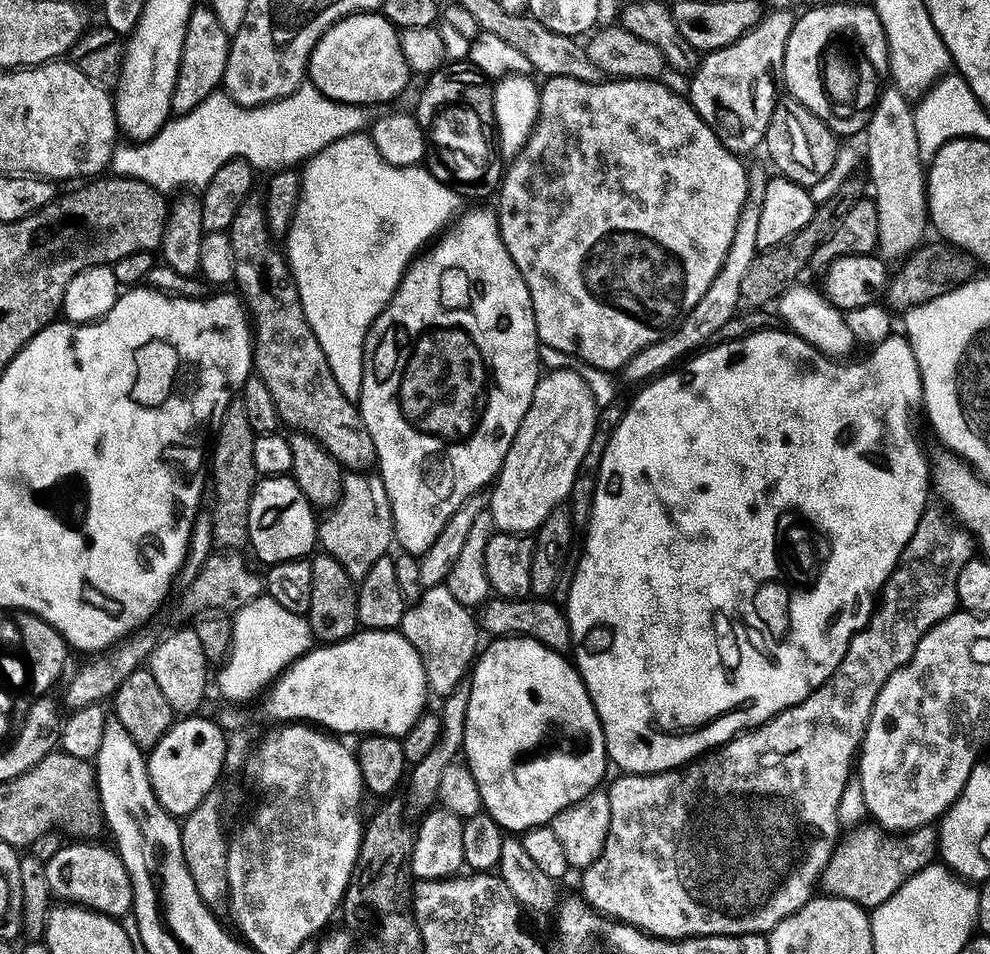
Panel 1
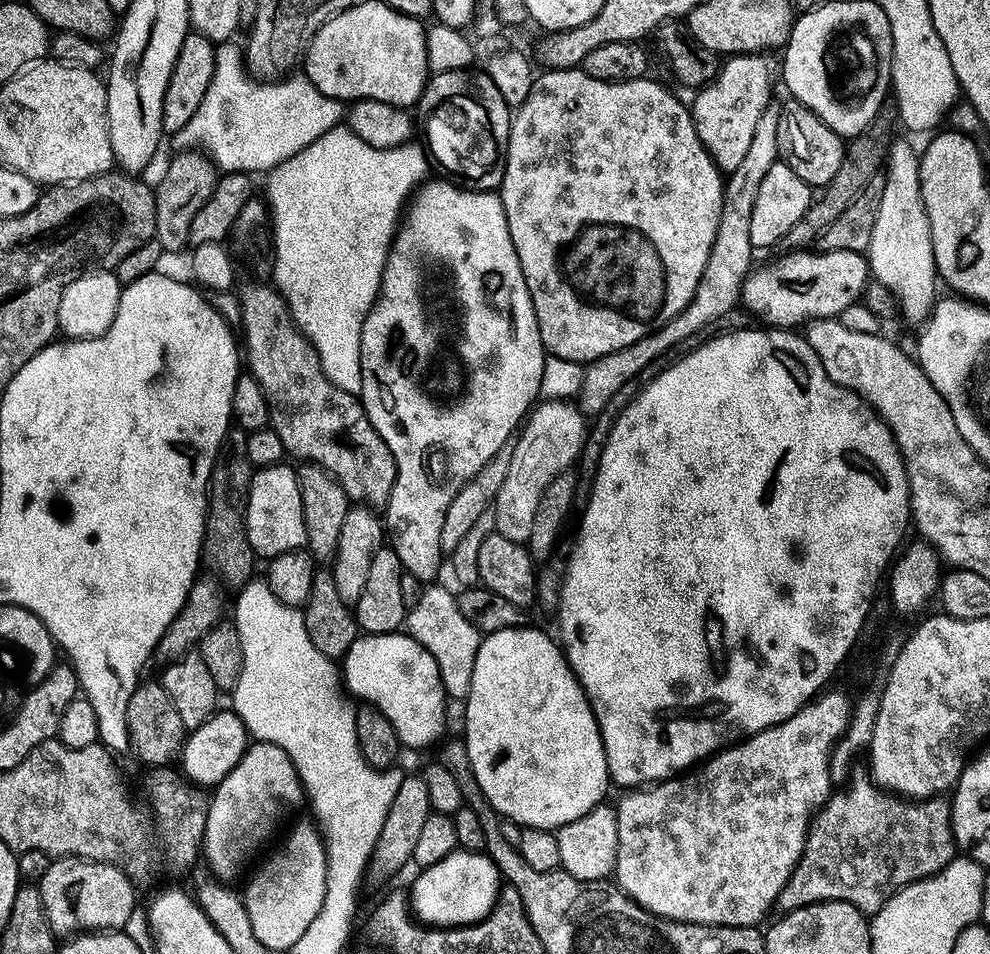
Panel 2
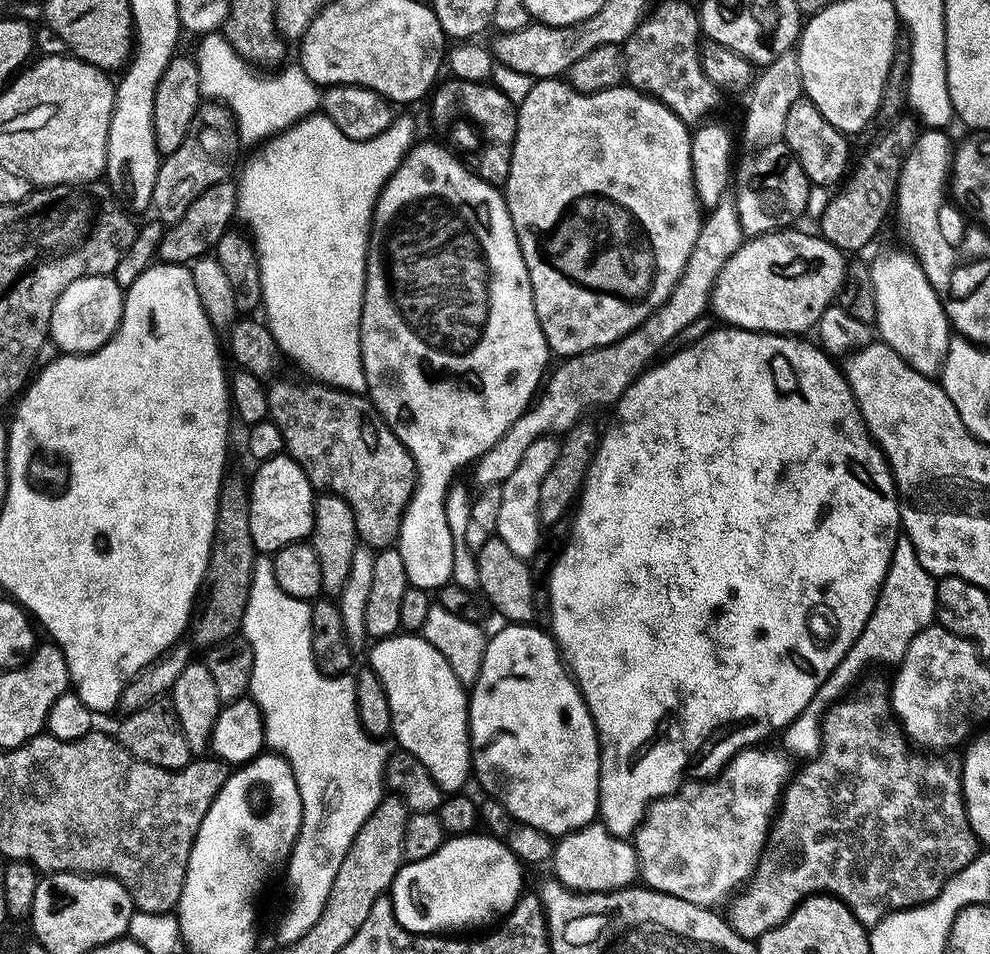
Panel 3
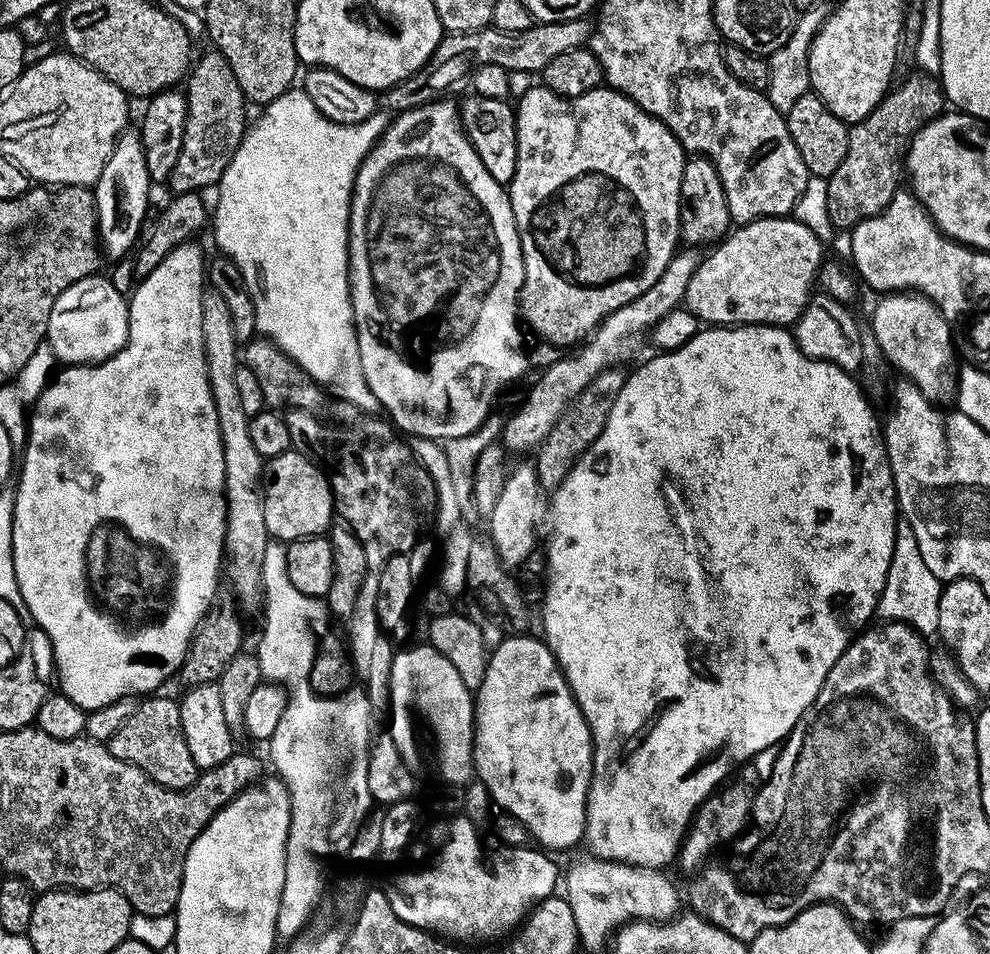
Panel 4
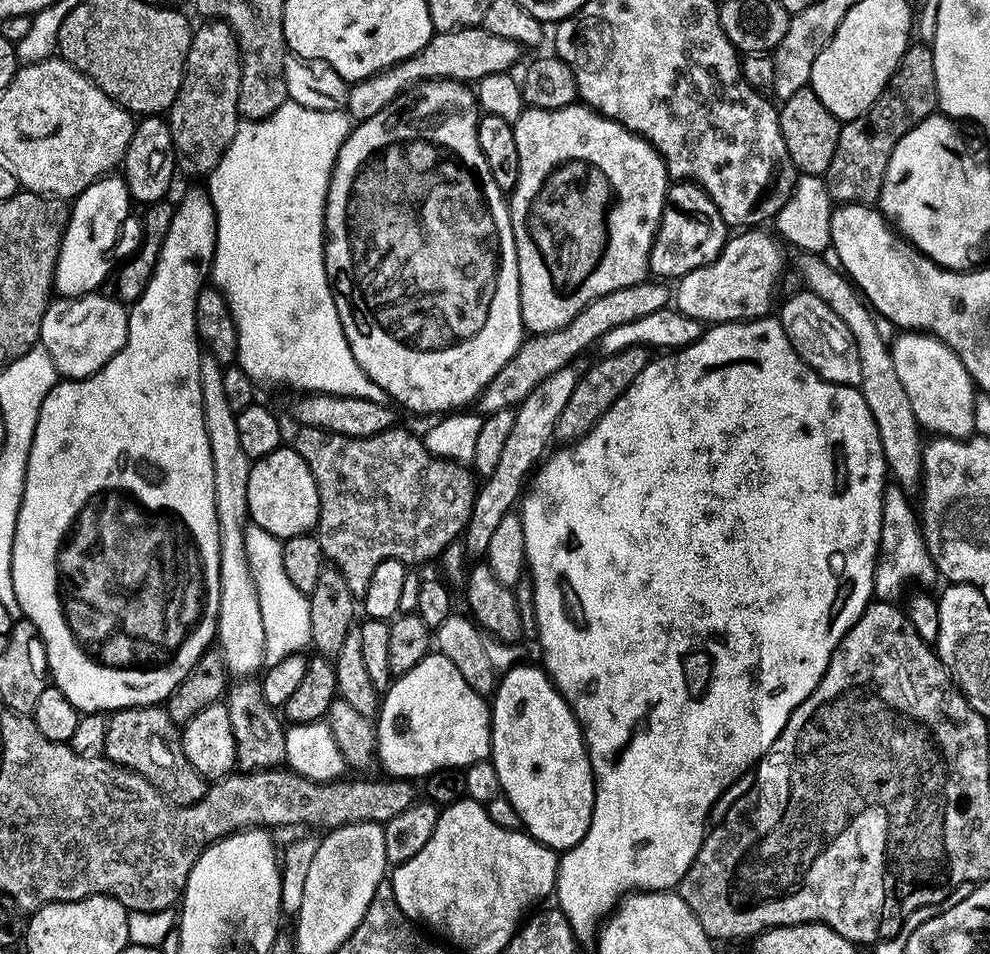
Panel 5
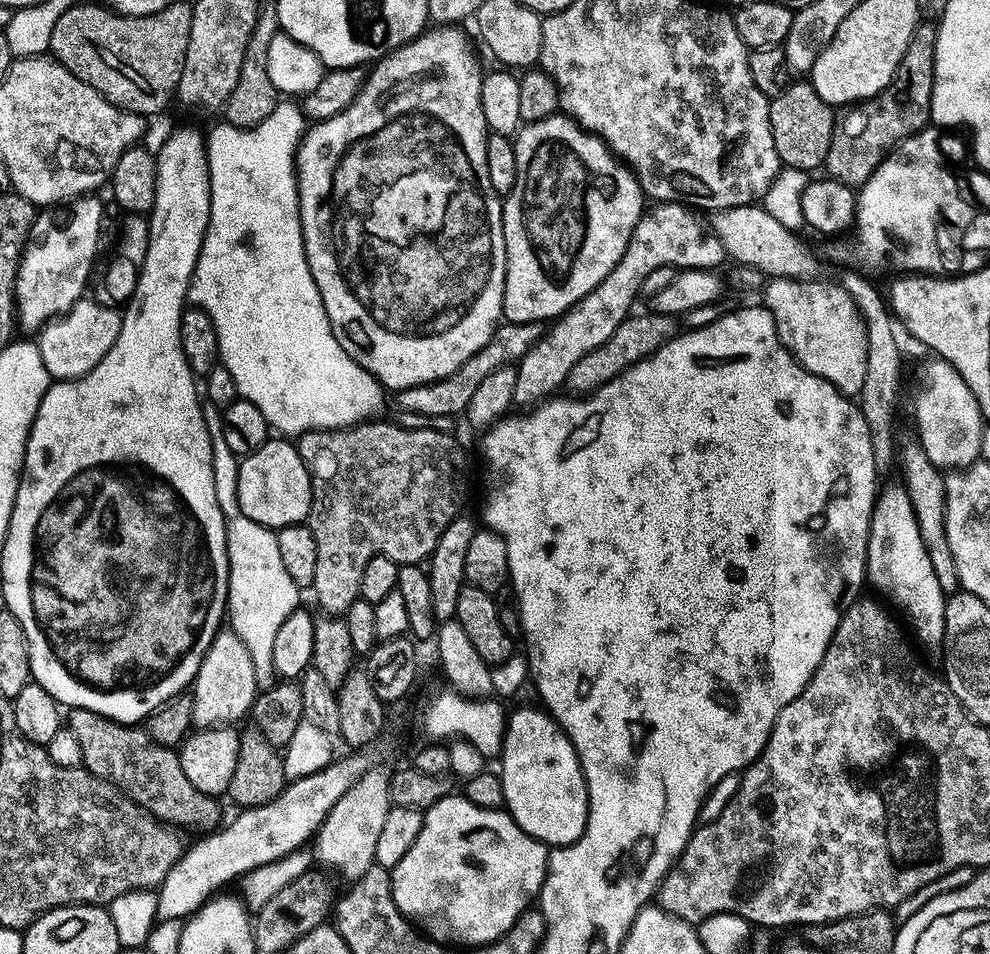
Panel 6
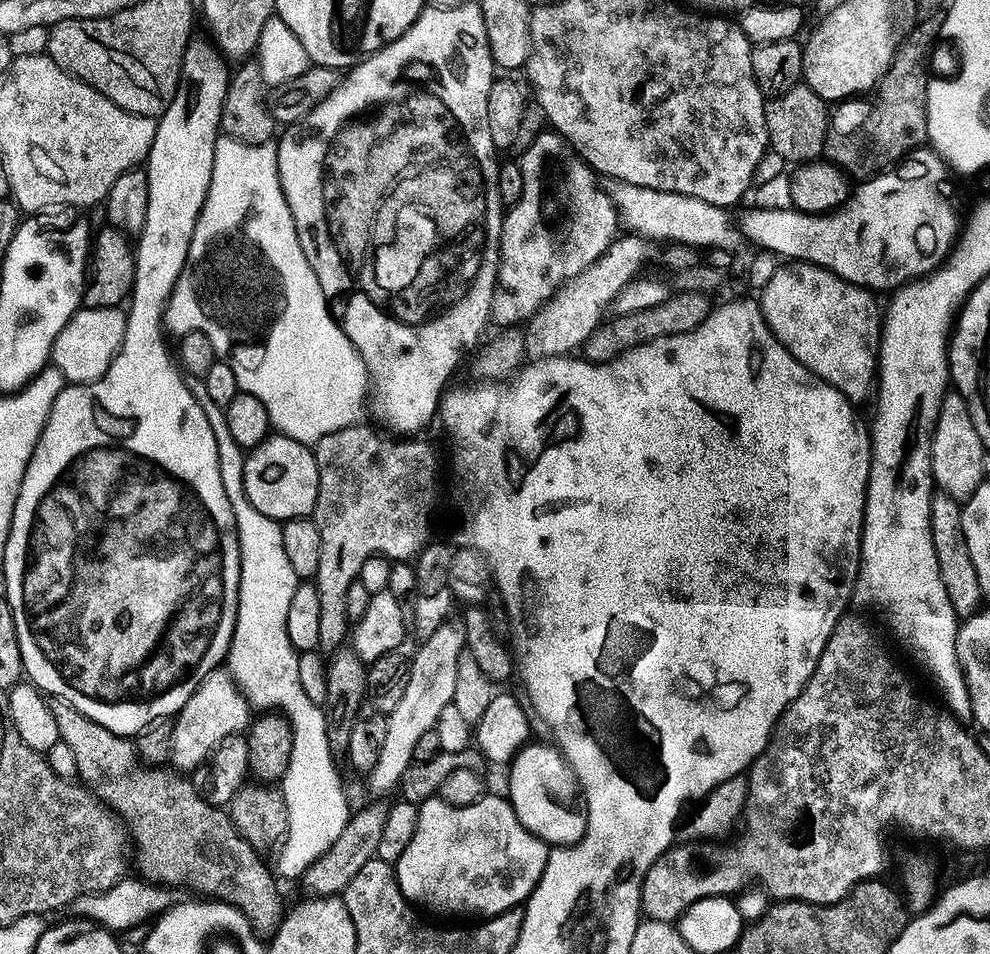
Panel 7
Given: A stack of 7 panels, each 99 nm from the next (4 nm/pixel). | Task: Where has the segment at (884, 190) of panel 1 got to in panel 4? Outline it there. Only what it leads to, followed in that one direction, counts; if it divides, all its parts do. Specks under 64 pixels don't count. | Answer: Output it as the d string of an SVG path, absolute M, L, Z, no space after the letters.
M888 294L872 312L871 335L883 352L883 359L912 381L922 394L937 406L948 406L956 400L958 387L958 348L952 345L953 325L945 320L932 301L919 294Z

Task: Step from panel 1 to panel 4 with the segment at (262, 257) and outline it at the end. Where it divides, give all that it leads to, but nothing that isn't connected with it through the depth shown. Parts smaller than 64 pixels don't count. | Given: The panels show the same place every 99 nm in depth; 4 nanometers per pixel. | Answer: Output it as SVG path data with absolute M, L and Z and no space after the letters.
M297 408L287 409L283 413L286 430L290 430L290 442L297 452L304 453L326 473L326 483L332 498L332 507L337 517L341 516L343 527L351 532L360 544L365 565L369 569L379 570L387 560L403 556L412 551L412 547L421 543L424 527L433 523L436 515L435 482L430 474L416 460L414 452L403 439L396 440L398 432L387 419L361 418L347 426L337 426L325 422L313 413Z

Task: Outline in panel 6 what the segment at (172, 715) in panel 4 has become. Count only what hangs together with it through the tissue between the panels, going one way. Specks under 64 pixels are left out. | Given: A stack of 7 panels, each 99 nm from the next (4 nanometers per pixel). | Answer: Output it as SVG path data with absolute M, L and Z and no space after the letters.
M85 708L71 709L67 713L66 724L74 730L74 734L78 734L83 767L98 778L115 784L157 820L180 830L192 828L195 824L201 824L204 830L212 830L221 823L221 801L217 797L202 794L202 790L193 786L190 778L186 778L186 773L182 771L179 755L173 749L163 748L154 742L147 727L119 724L116 720Z

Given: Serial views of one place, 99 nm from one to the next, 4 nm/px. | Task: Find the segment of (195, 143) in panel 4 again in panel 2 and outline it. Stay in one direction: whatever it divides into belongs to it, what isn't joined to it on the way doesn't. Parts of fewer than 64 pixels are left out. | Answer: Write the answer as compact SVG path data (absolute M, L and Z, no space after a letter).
M182 150L168 164L164 177L154 184L156 209L154 210L154 226L156 227L155 243L160 243L168 252L180 252L189 247L190 226L198 210L206 206L216 189L218 169L207 155L200 150Z

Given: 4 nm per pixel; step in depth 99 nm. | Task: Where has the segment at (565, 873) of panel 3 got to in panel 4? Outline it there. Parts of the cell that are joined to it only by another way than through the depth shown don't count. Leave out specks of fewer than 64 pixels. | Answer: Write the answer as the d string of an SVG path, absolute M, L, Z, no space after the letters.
M587 854L581 860L576 860L568 868L564 876L563 895L567 897L573 914L576 916L576 924L580 930L592 928L615 929L633 918L660 918L663 912L677 911L676 903L682 900L682 896L676 893L676 888L664 877L665 873L658 868L641 868L639 864L625 864L623 860L607 860Z

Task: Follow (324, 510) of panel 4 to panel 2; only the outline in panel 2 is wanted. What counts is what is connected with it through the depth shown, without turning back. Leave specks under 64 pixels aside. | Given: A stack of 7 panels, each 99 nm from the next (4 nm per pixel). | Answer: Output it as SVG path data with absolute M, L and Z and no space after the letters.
M281 462L270 466L269 468L261 468L255 473L252 477L252 485L248 491L248 514L244 517L246 526L248 527L248 537L250 538L250 546L252 547L253 552L256 553L257 557L260 558L271 558L277 556L278 554L286 554L290 550L295 548L304 548L308 543L308 535L306 534L306 518L302 514L302 494L298 490L298 482L296 481L296 468L290 466L287 468L287 463Z

